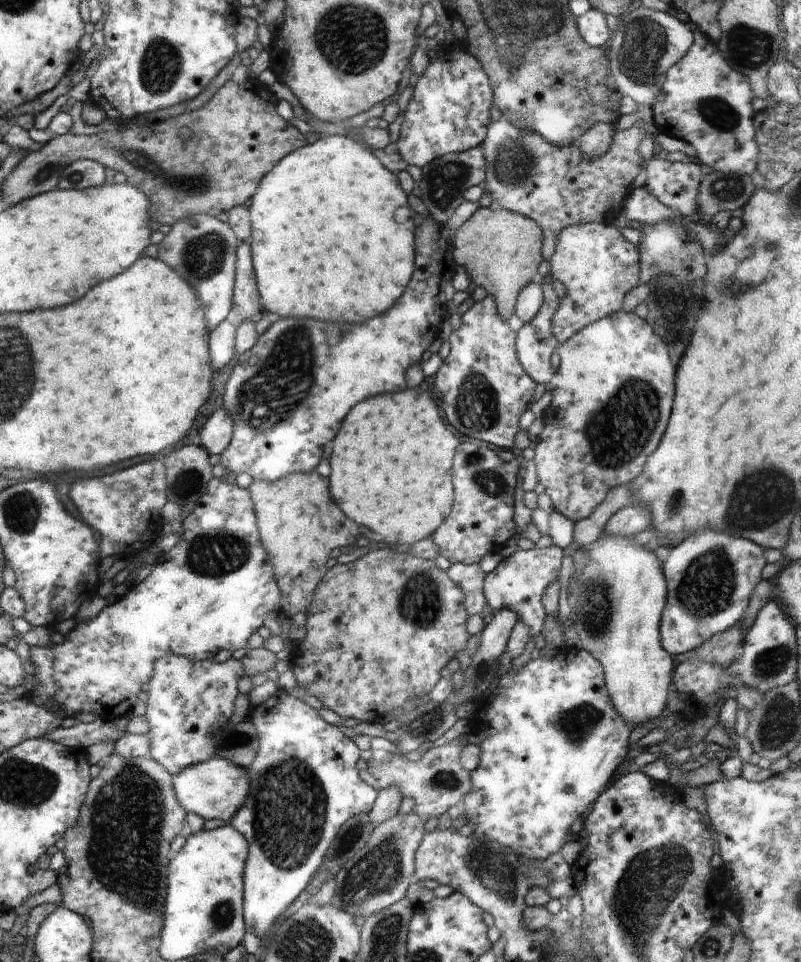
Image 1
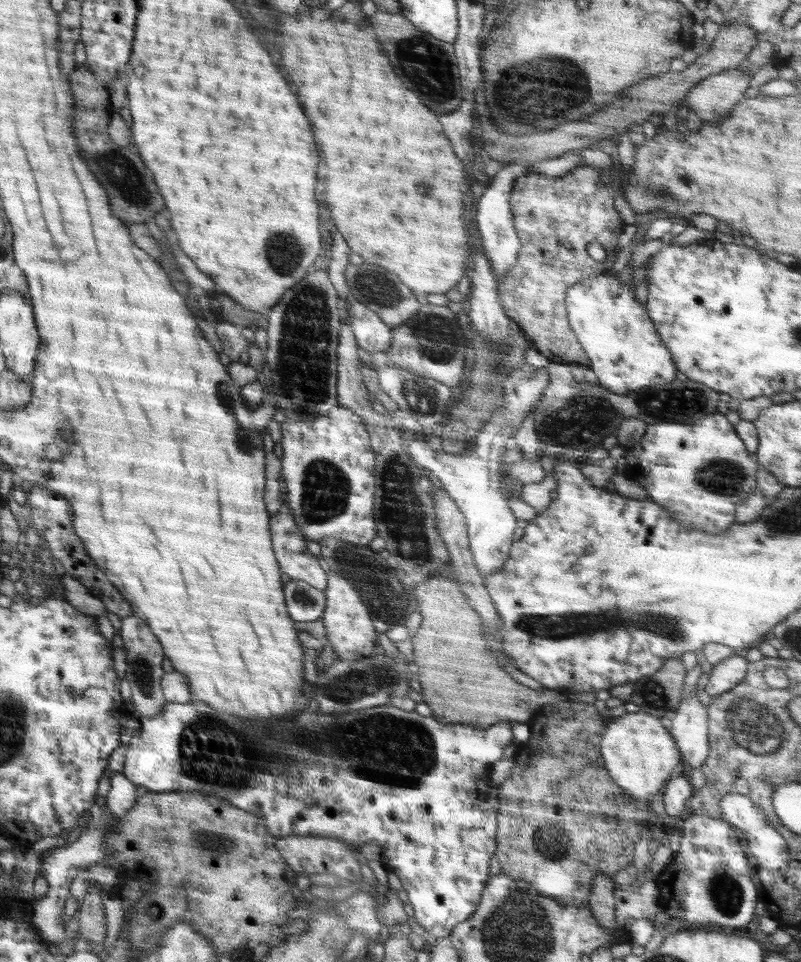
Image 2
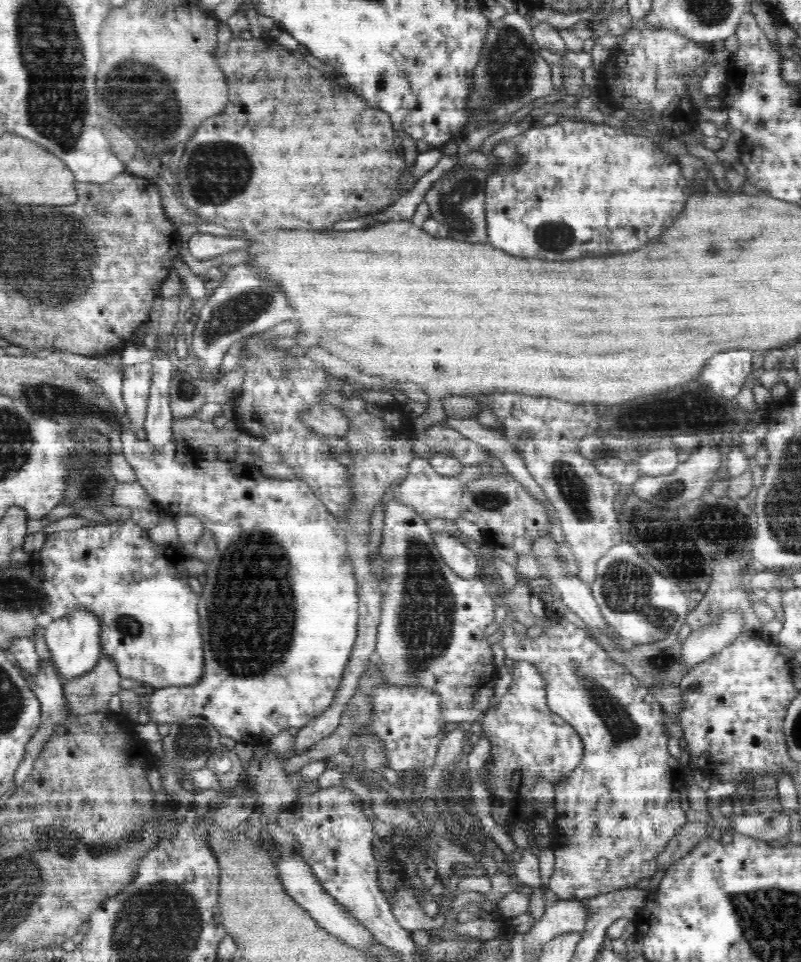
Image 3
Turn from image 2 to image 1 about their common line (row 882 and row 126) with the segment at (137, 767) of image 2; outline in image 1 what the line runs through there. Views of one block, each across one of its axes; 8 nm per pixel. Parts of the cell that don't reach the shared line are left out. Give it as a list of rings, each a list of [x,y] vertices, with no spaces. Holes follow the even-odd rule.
[[[446,46],[446,54],[434,60],[430,60],[429,66],[426,68],[424,74],[419,76],[416,86],[413,87],[413,95],[407,106],[406,111],[404,112],[404,121],[402,122],[399,139],[396,142],[398,147],[398,152],[402,155],[402,158],[407,162],[407,164],[414,164],[416,166],[427,166],[430,161],[436,160],[441,156],[444,156],[448,153],[462,152],[468,150],[469,148],[482,145],[484,139],[486,138],[487,128],[490,124],[490,108],[493,105],[493,90],[489,81],[489,78],[486,76],[482,65],[478,62],[478,59],[475,56],[472,56],[470,53],[466,52],[464,48],[458,48],[457,50],[448,50]]]

